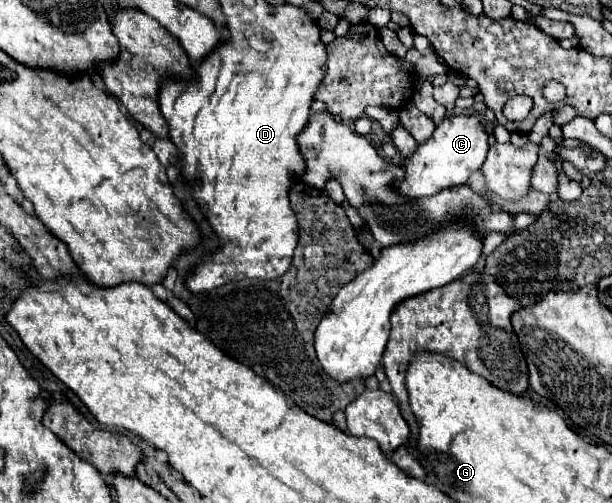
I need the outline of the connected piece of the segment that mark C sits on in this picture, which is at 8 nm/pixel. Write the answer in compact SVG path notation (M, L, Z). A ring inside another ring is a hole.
M446 116L434 130L434 134L416 146L416 150L400 164L404 170L402 180L394 180L392 188L404 198L424 198L446 188L458 188L466 184L468 176L476 172L486 160L488 134L478 116Z

